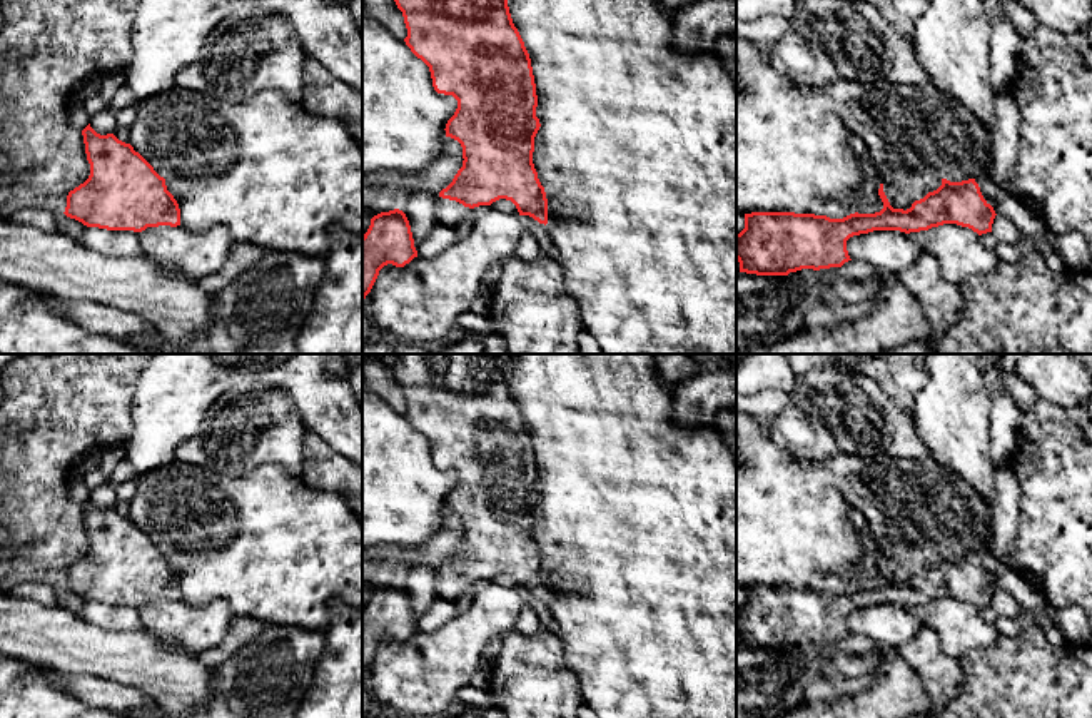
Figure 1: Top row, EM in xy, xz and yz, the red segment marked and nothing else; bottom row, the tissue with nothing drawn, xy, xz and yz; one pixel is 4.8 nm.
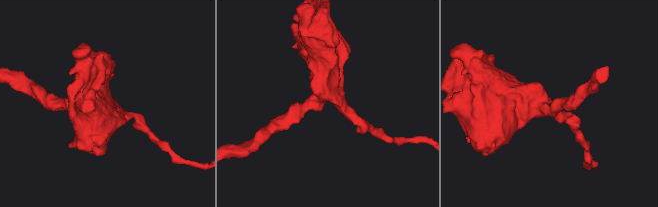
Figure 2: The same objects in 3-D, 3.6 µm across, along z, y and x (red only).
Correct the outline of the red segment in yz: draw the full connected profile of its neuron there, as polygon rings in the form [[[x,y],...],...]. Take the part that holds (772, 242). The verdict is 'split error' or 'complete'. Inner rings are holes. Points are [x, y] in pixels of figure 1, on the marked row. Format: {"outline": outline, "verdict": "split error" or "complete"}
{"outline": [[[975,179],[950,182],[915,200],[910,209],[893,209],[880,184],[883,209],[875,214],[850,214],[830,219],[815,214],[751,212],[745,229],[736,234],[740,272],[756,276],[788,276],[801,269],[842,267],[852,260],[847,240],[873,230],[905,234],[928,230],[943,224],[968,227],[978,235],[992,232],[993,207],[983,199]]], "verdict": "complete"}

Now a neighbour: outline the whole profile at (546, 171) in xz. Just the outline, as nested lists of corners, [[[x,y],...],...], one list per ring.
[[[508,0],[508,7],[529,53],[536,83],[541,127],[534,137],[533,164],[548,199],[546,230],[563,267],[566,289],[581,309],[584,336],[593,337],[603,354],[736,354],[736,83],[713,52],[685,53],[673,48],[675,17],[656,0]]]

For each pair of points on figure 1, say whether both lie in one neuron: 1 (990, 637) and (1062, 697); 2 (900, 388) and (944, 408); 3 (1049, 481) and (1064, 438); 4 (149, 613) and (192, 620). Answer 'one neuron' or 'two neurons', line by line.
1: two neurons
2: two neurons
3: one neuron
4: one neuron

